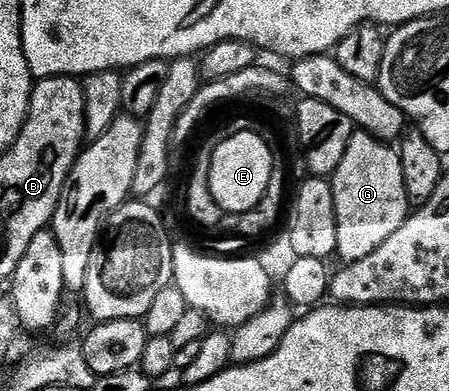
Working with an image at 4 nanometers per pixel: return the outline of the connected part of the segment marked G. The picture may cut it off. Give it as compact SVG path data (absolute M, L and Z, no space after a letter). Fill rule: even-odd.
M366 131L354 132L347 155L339 163L331 178L337 195L341 222L341 238L336 256L348 263L371 255L380 245L387 243L411 212L411 198L404 179L400 152L392 144Z

